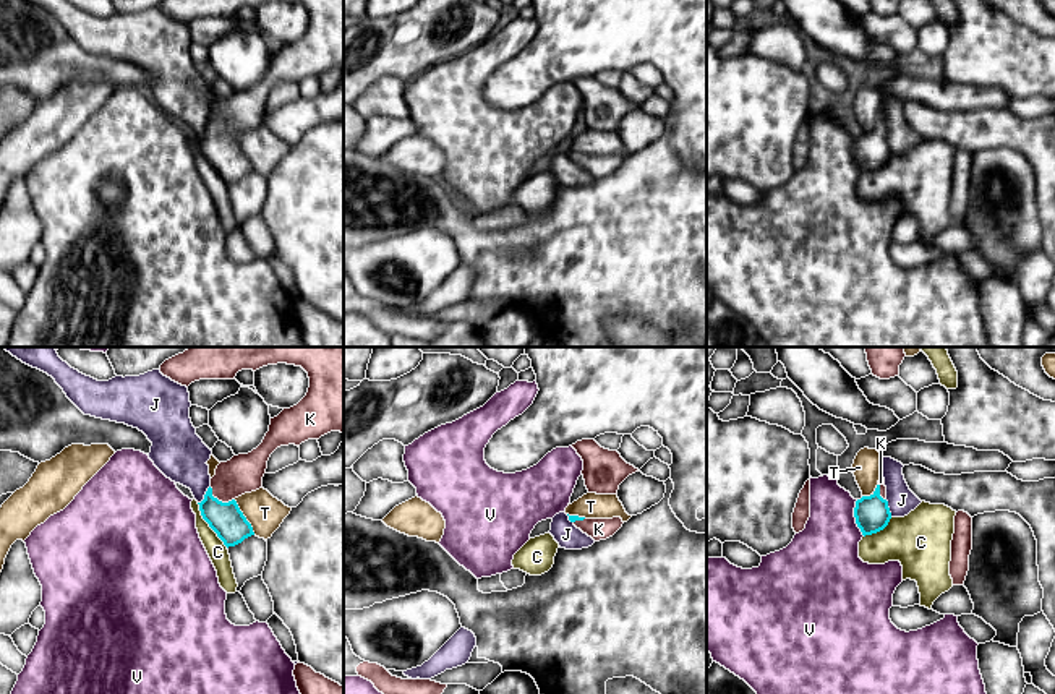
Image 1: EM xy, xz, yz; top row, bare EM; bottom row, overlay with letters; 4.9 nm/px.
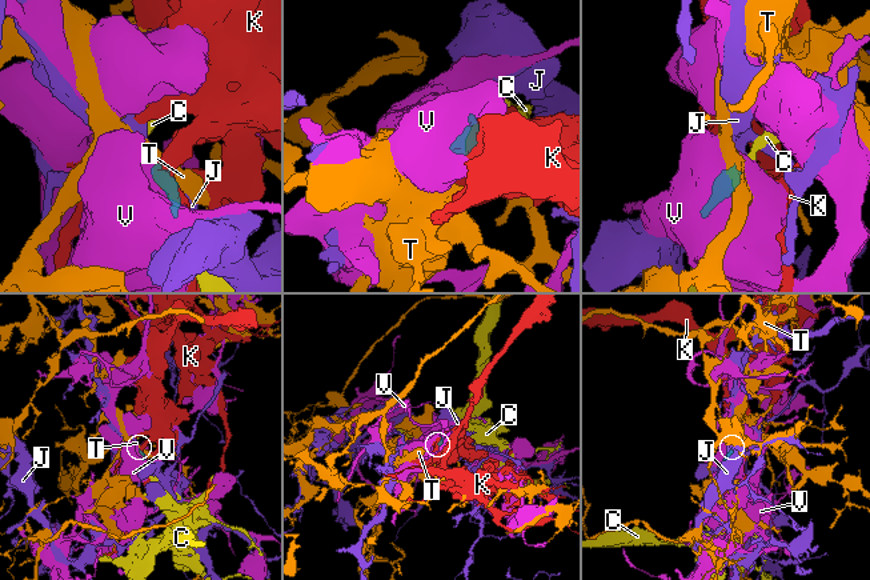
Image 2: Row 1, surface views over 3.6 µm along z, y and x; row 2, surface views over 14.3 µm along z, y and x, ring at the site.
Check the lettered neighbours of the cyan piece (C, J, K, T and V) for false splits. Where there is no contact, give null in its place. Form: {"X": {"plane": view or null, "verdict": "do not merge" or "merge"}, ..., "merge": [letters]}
{"C": {"plane": "xy", "verdict": "do not merge"}, "J": {"plane": "xy", "verdict": "do not merge"}, "K": {"plane": "xy", "verdict": "merge"}, "T": {"plane": "xy", "verdict": "do not merge"}, "V": {"plane": "yz", "verdict": "do not merge"}, "merge": ["K"]}

